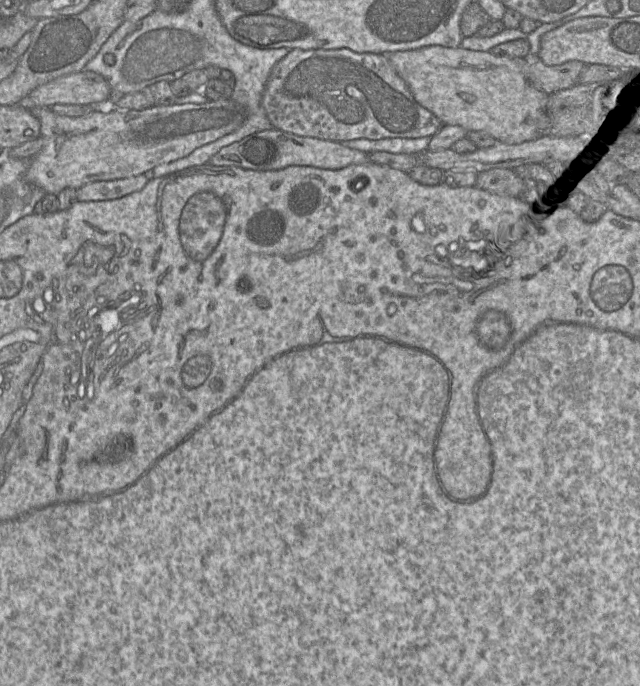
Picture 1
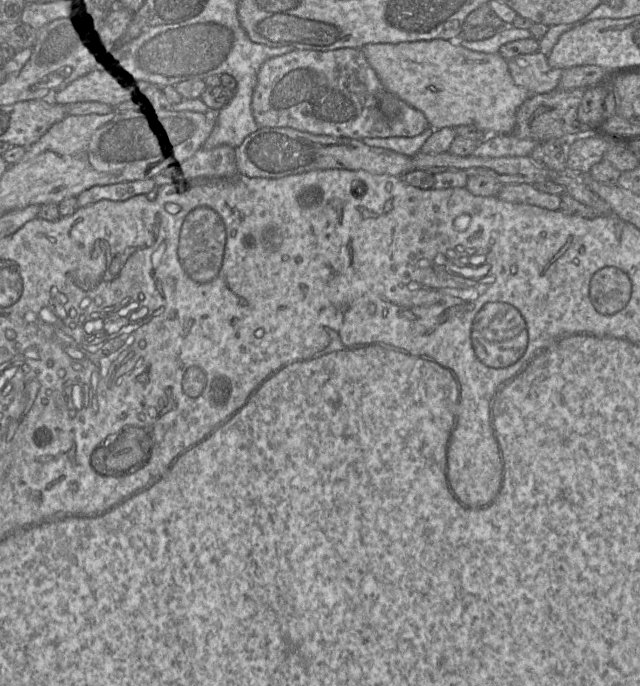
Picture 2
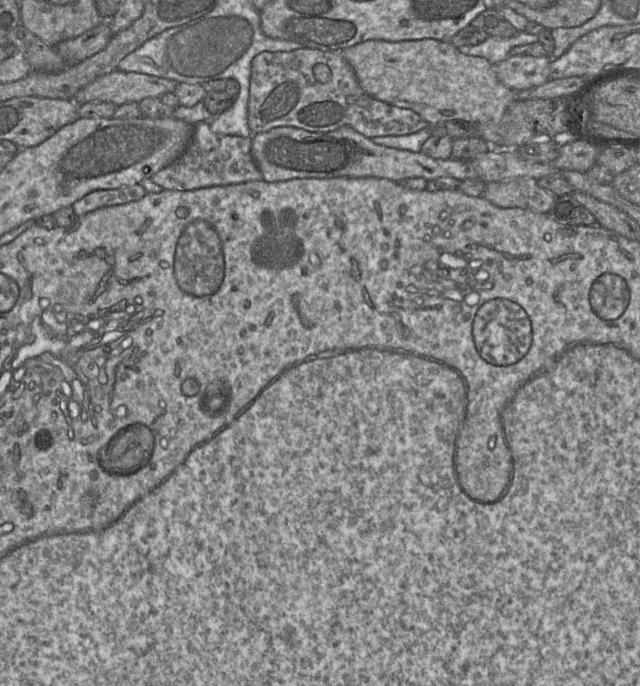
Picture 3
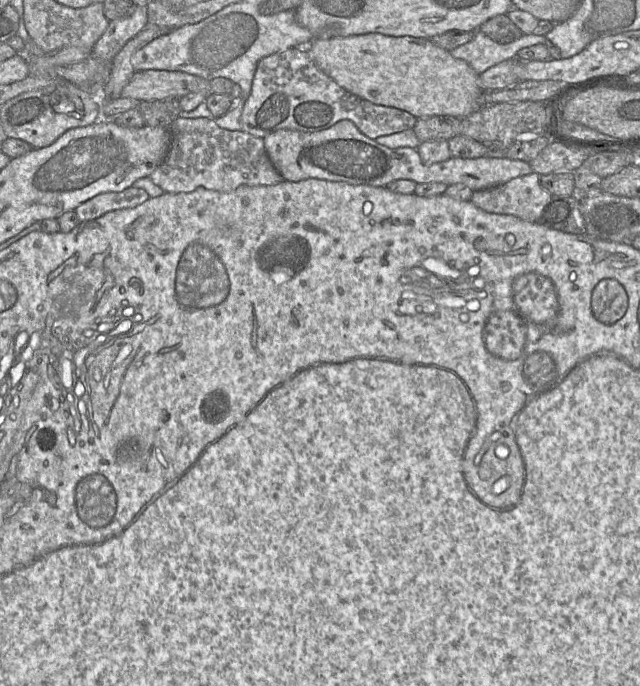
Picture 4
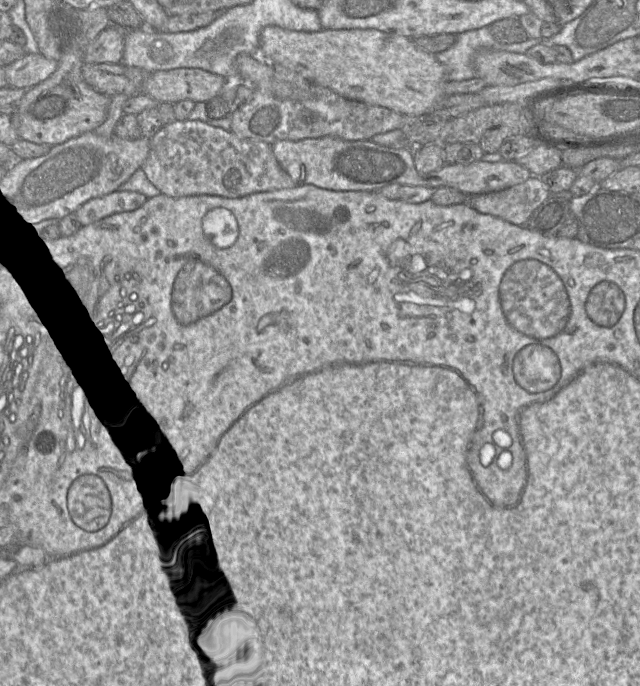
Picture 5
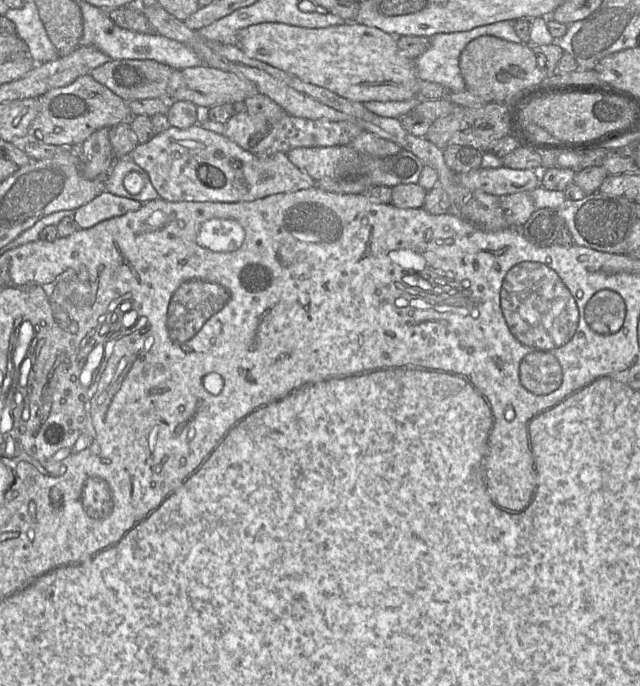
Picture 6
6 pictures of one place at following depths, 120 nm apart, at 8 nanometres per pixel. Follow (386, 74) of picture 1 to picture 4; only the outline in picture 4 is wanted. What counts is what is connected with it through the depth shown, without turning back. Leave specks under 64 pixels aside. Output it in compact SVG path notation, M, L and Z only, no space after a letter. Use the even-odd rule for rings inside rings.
M289 48L266 56L258 62L251 91L242 107L240 116L241 131L263 139L277 130L321 131L340 120L350 120L362 134L371 139L376 139L380 136L412 129L417 118L405 110L374 104L348 92L317 67L306 48Z

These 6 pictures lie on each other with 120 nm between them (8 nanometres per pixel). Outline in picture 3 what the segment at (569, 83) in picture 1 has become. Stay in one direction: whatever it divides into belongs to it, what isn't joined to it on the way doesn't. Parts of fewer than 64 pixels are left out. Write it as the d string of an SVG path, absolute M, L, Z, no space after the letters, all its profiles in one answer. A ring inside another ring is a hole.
M509 56L494 66L496 76L514 91L540 86L549 78L550 56Z

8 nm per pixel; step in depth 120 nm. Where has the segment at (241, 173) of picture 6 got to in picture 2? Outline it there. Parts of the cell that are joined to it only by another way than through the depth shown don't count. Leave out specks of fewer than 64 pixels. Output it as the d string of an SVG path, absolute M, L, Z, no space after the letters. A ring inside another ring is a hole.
M227 145L200 148L192 156L165 168L161 174L168 180L190 178L223 178L238 173L235 148Z

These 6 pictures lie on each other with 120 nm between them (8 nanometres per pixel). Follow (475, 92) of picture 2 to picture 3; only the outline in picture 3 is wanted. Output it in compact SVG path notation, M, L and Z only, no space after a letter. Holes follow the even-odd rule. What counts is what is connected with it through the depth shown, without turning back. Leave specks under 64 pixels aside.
M367 40L343 49L342 55L368 95L413 110L429 127L448 120L498 123L505 110L517 100L517 92L497 78L494 65L484 57L461 53L449 41Z

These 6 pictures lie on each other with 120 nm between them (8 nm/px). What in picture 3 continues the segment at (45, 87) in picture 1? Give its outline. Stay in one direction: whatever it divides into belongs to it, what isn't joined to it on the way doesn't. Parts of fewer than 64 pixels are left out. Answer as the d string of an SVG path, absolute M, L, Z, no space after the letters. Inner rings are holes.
M114 70L84 86L72 100L78 105L86 102L111 102L117 106L140 103L148 97L174 93L178 84L174 80L148 74Z

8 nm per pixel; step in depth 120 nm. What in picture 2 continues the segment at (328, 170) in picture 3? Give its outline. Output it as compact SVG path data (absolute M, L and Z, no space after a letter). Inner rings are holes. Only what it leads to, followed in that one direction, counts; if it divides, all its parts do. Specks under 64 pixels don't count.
M262 127L235 148L238 171L249 177L280 178L312 170L366 170L402 176L415 170L410 157L389 149L368 146L361 139L315 135L290 127Z

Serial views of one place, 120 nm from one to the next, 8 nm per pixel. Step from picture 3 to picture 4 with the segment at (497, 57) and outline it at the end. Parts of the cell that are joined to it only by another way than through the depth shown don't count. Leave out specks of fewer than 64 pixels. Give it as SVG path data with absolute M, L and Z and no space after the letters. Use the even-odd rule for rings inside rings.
M475 31L468 43L449 51L458 59L466 61L472 69L481 74L488 68L509 59L515 59L519 50L536 44L544 44L545 36L523 34L519 39L508 44L499 44L483 32Z

